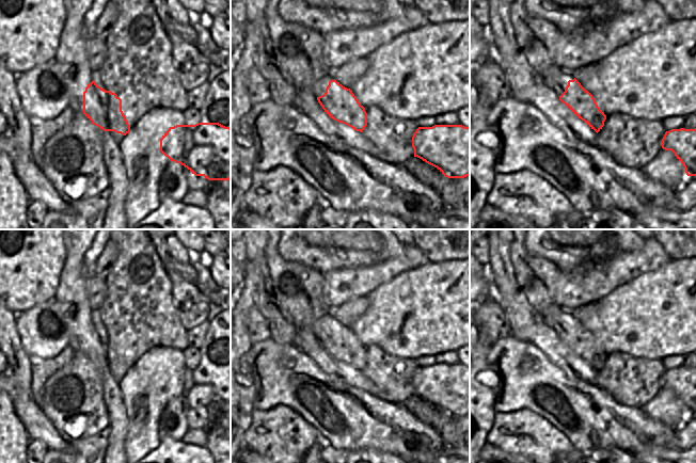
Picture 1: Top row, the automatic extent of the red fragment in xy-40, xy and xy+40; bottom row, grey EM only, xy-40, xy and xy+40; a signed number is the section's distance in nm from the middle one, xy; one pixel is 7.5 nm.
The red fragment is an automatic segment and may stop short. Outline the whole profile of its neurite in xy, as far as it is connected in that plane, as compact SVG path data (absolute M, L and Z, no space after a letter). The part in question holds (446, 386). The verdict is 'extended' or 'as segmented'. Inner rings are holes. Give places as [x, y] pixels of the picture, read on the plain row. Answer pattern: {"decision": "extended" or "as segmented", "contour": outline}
{"decision": "as segmented", "contour": "M418 366L412 376L414 396L437 406L447 417L470 415L470 366Z"}

